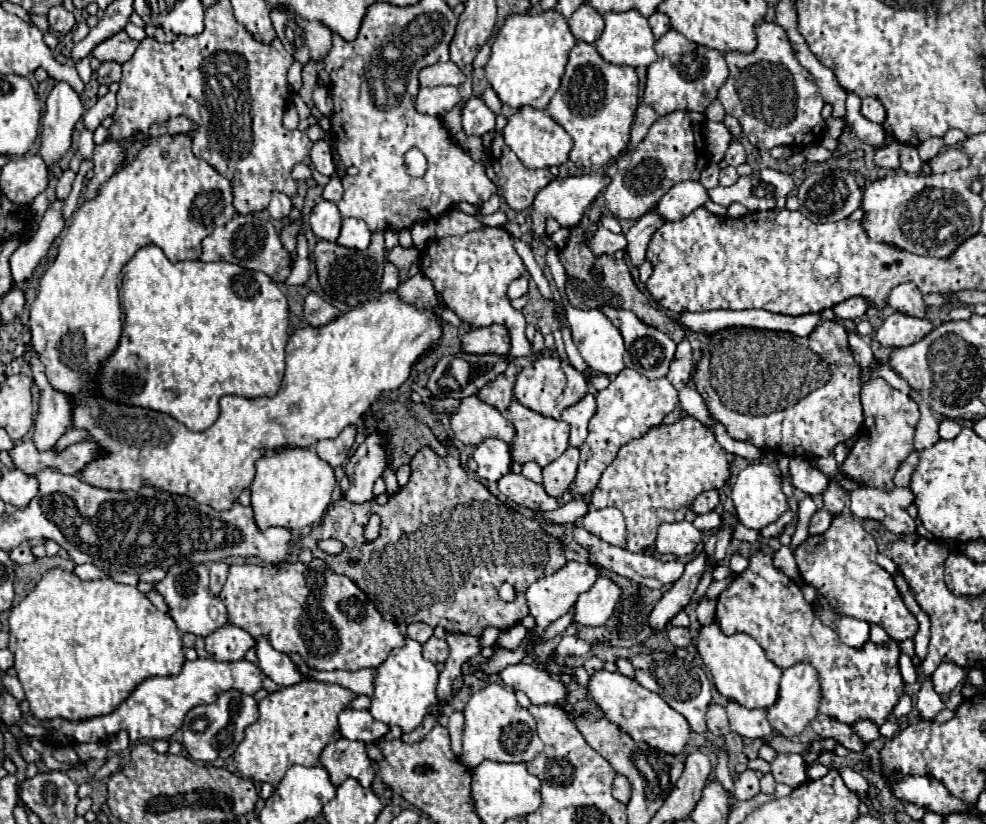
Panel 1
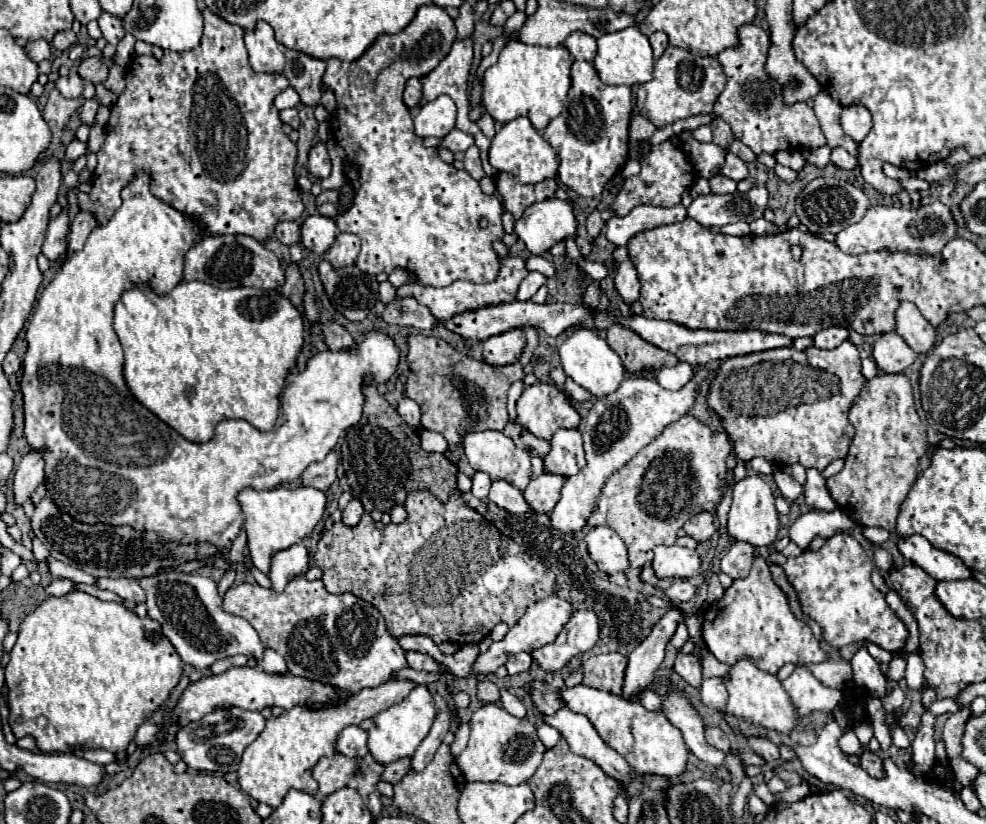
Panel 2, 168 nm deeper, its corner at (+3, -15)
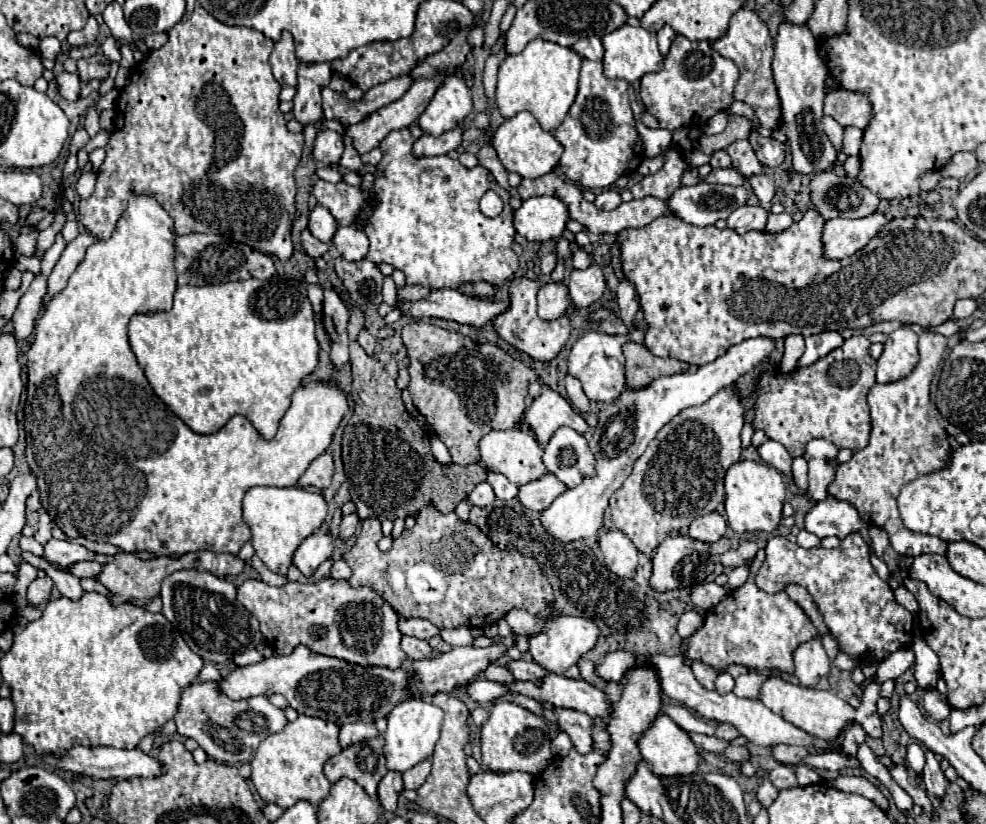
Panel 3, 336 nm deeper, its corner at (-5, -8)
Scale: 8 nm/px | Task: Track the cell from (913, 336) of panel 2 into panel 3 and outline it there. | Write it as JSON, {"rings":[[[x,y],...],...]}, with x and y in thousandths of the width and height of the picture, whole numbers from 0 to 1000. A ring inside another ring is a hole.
{"rings":[[[936,400],[932,405],[932,430],[934,437],[928,449],[904,466],[887,466],[879,478],[879,490],[883,498],[883,532],[881,539],[867,549],[865,556],[849,568],[847,583],[841,587],[841,602],[849,607],[859,607],[865,612],[877,636],[891,638],[900,646],[902,658],[910,672],[934,675],[934,672],[958,672],[960,658],[950,650],[936,650],[924,646],[916,638],[910,619],[912,595],[924,583],[938,578],[940,573],[950,573],[956,563],[965,558],[965,539],[958,519],[944,505],[942,493],[942,466],[956,437],[960,422],[960,410]]]}

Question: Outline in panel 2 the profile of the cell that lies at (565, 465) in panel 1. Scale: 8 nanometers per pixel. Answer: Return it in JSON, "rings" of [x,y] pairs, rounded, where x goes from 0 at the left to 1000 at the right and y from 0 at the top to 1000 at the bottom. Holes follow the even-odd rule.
{"rings":[[[551,574],[534,589],[530,601],[543,623],[555,623],[557,625],[561,620],[563,610],[567,608],[567,598],[569,598],[571,586],[573,586],[571,576]]]}

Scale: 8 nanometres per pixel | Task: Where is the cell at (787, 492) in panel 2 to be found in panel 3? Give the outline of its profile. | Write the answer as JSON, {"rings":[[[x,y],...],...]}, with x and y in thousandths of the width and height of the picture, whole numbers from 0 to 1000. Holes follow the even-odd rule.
{"rings":[[[778,534],[768,544],[770,553],[774,561],[778,561],[780,566],[788,568],[790,573],[802,578],[802,553],[800,549],[794,544],[794,539],[786,536],[786,534]]]}

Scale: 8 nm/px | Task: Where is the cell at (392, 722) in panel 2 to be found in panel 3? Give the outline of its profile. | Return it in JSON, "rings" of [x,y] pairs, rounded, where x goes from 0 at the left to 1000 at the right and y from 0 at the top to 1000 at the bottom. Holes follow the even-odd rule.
{"rings":[[[417,847],[403,854],[392,869],[392,888],[388,891],[390,896],[388,917],[392,922],[392,932],[401,937],[411,937],[421,927],[429,925],[431,920],[437,920],[439,908],[447,891],[447,879],[449,879],[449,862],[443,857],[437,857],[429,847]]]}

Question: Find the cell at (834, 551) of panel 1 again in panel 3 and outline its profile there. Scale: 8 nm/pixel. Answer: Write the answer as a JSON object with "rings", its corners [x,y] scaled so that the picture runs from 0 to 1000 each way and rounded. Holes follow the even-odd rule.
{"rings":[[[869,646],[855,653],[853,663],[845,667],[816,667],[794,650],[784,650],[776,670],[778,677],[766,699],[768,711],[780,721],[792,718],[798,709],[816,711],[853,791],[873,803],[894,803],[902,794],[924,784],[926,745],[908,731],[902,709],[889,699],[881,682],[881,663]]]}

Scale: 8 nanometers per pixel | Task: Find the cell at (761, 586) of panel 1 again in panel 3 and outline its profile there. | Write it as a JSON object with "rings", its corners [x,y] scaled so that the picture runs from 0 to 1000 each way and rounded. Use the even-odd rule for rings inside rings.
{"rings":[[[770,667],[760,684],[762,694],[758,706],[743,716],[733,731],[717,743],[713,760],[691,779],[695,806],[713,803],[725,816],[733,816],[741,806],[754,806],[764,813],[790,813],[804,818],[804,789],[812,782],[831,772],[829,762],[816,748],[816,743],[798,726],[796,718],[778,721],[768,714],[766,697],[776,680],[776,667]]]}

